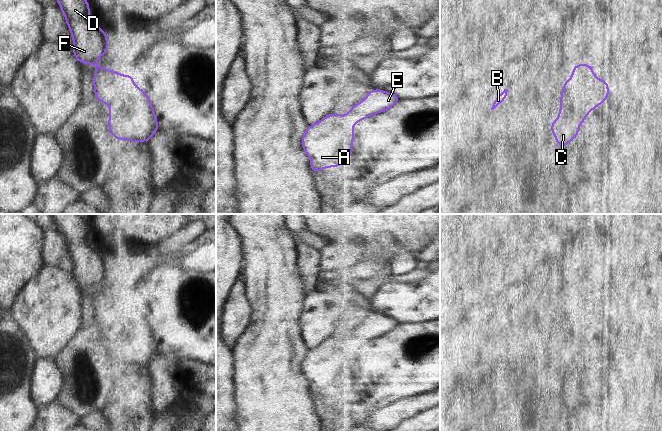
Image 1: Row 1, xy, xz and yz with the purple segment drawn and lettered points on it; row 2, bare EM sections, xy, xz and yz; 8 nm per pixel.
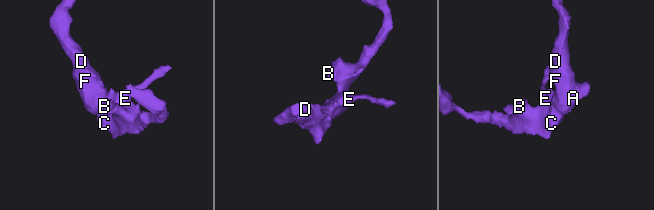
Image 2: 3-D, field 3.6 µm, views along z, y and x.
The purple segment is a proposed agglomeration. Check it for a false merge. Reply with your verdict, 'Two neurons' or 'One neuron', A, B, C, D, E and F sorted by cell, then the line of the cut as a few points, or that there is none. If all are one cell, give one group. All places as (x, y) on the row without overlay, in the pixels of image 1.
One neuron. Groups: A B C D E F. No split.

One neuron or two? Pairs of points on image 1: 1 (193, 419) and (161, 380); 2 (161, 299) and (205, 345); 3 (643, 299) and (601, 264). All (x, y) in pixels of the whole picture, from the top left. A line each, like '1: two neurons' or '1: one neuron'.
1: one neuron
2: one neuron
3: one neuron

